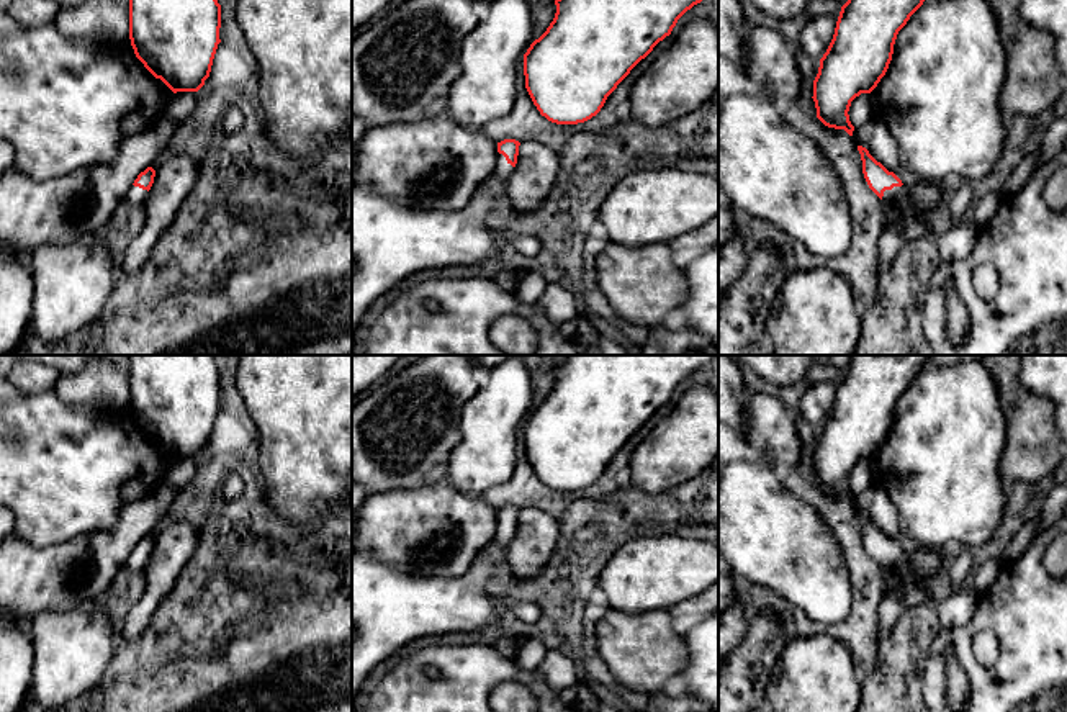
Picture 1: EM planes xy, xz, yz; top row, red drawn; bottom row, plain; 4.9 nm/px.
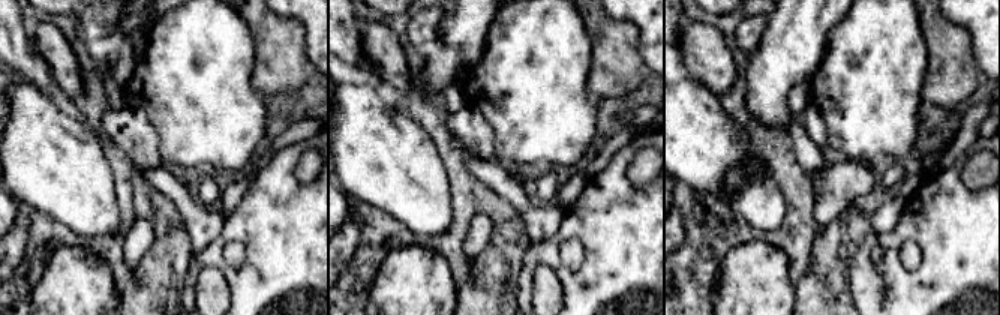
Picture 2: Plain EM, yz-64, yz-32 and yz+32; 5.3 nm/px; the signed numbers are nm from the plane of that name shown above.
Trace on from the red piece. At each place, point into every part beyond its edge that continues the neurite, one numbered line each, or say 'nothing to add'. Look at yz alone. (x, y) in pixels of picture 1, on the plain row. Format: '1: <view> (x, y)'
1: yz (895, 562)

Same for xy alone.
1: xy (135, 562)

